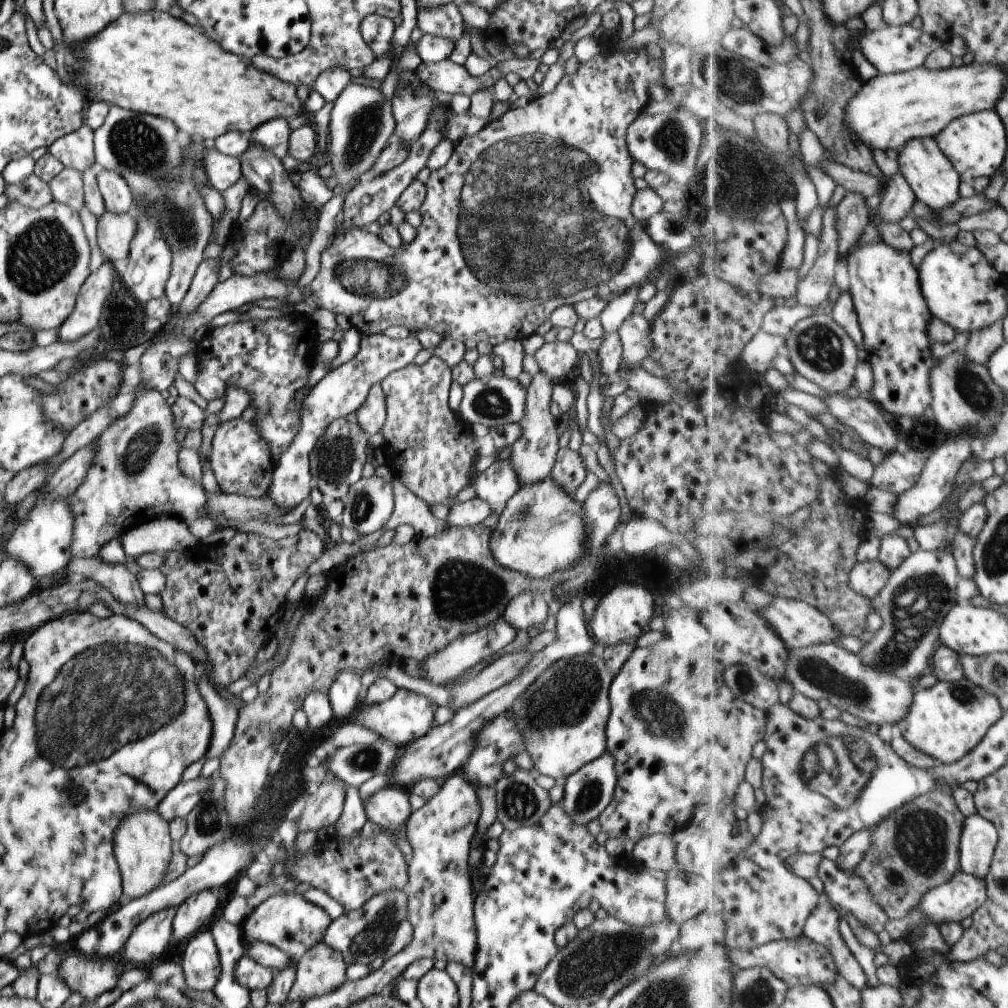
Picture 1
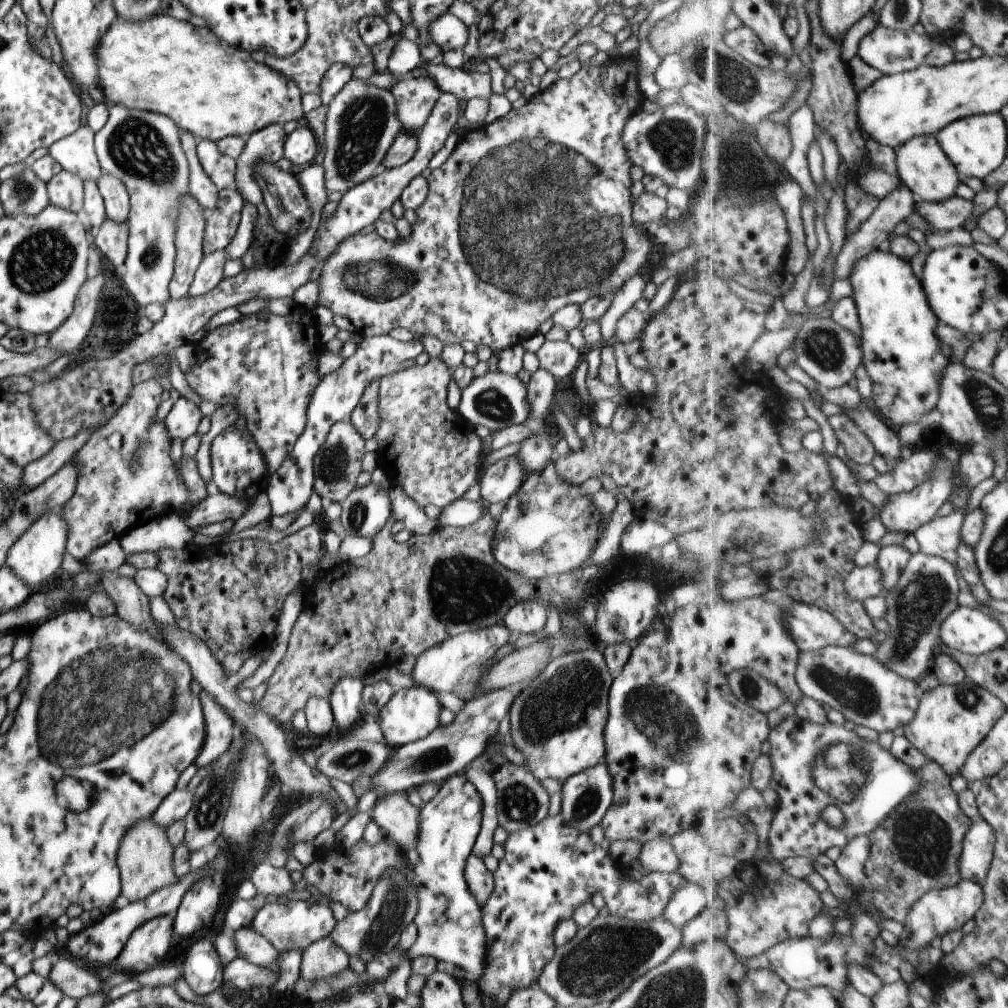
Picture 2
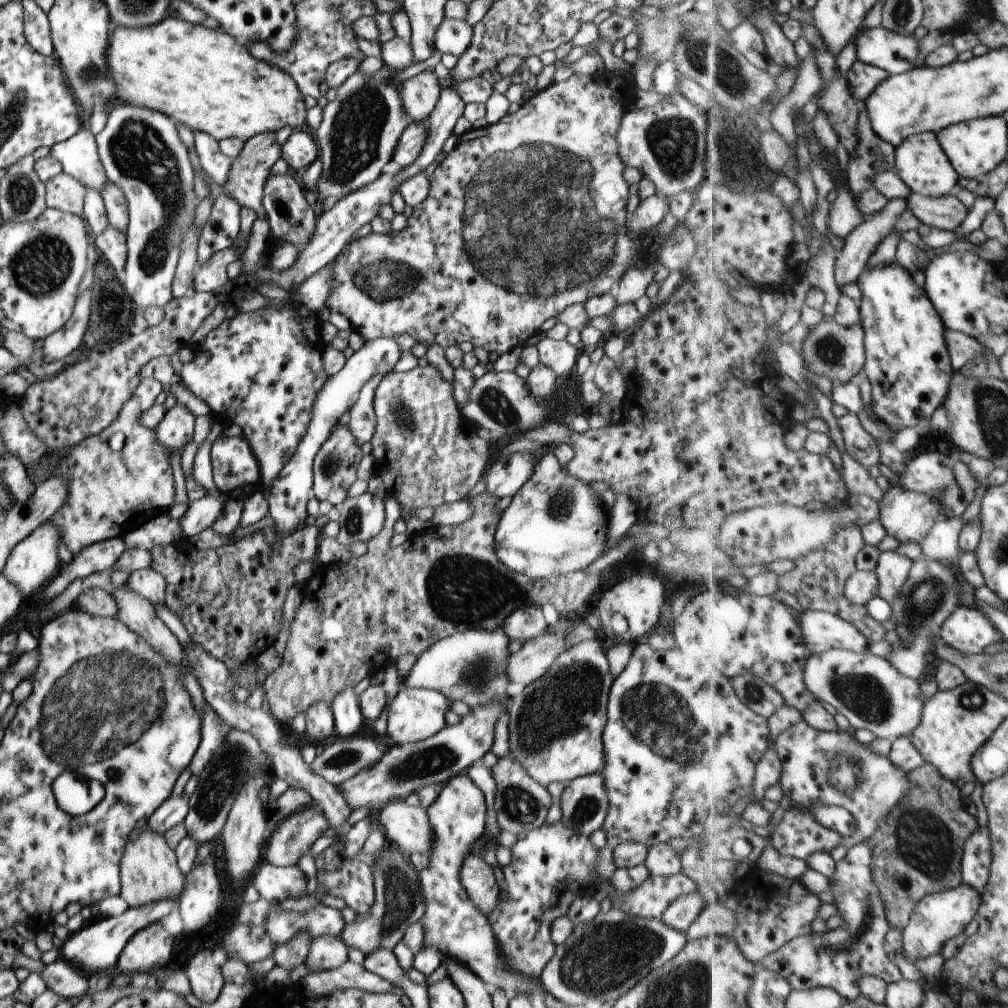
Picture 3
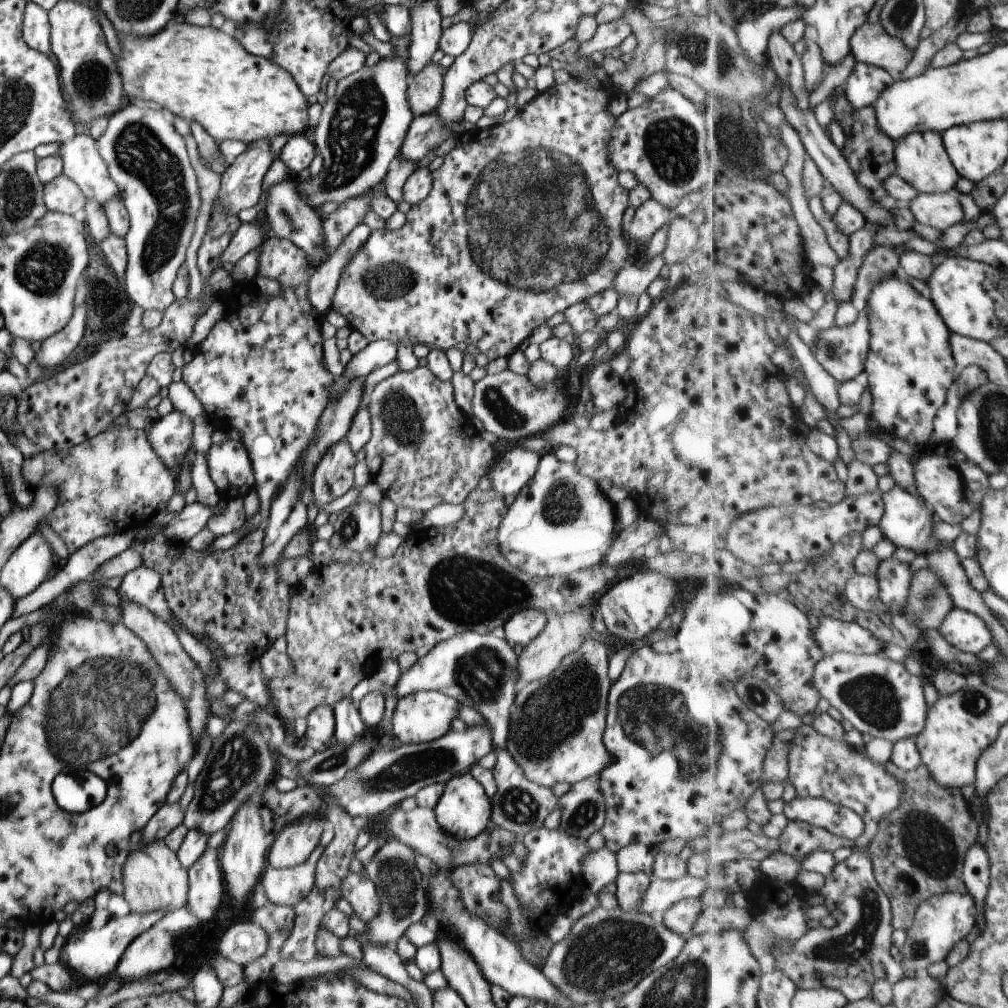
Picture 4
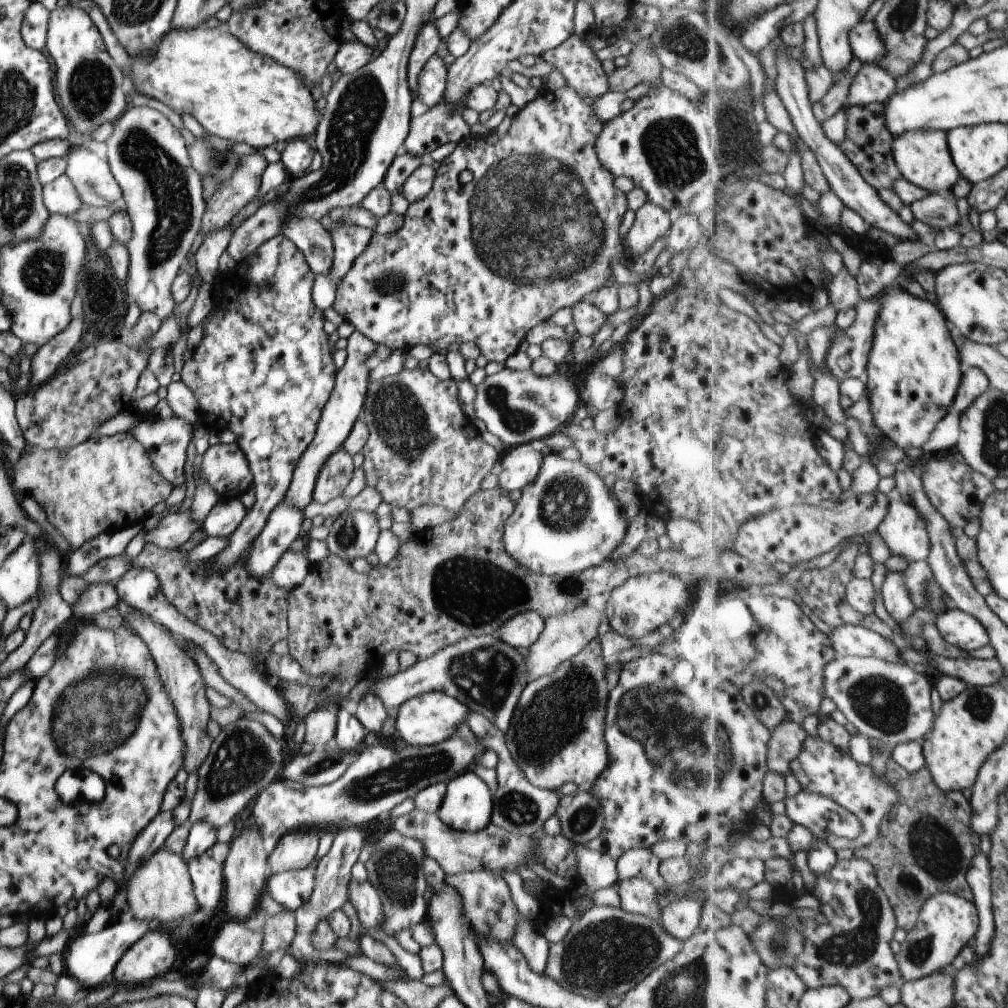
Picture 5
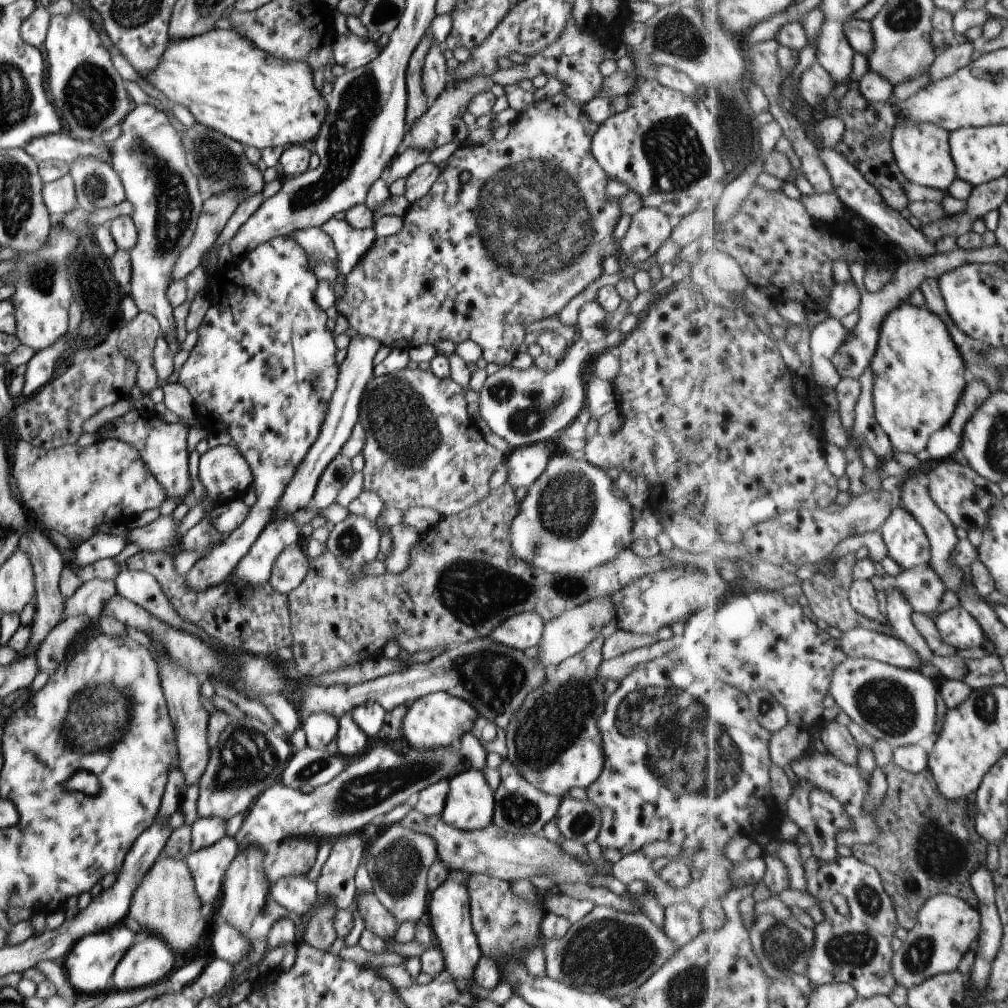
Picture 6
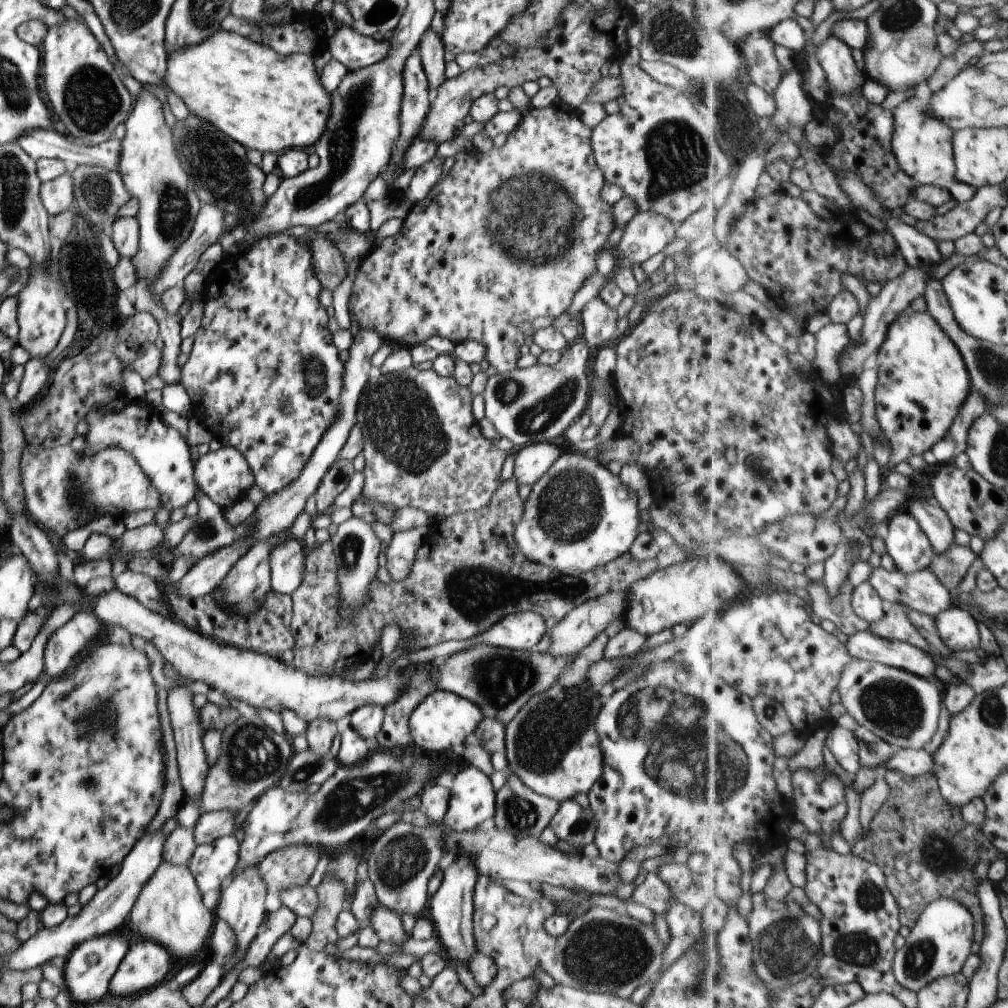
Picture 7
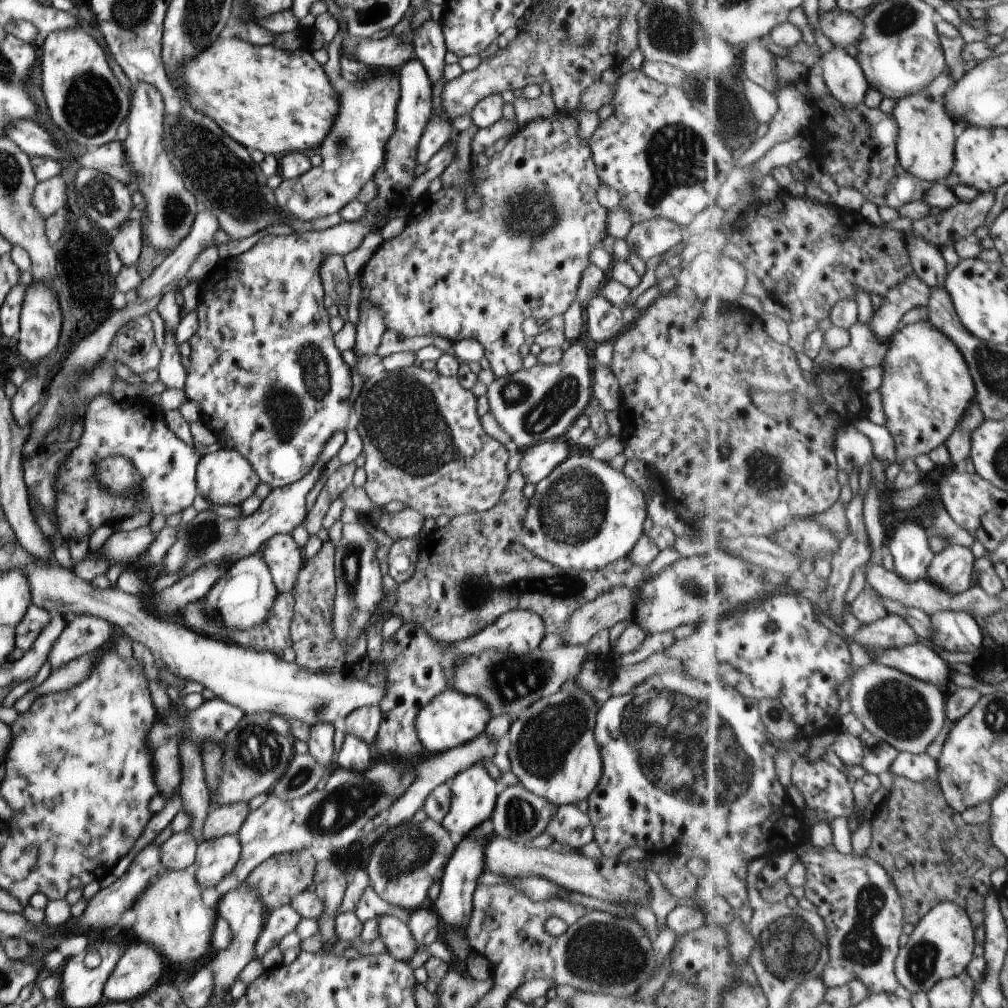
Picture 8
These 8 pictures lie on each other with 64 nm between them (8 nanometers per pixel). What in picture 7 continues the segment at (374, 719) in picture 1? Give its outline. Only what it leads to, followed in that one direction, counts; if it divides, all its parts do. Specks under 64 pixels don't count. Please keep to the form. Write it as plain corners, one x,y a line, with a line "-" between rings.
433,691
423,702
419,702
419,706
415,706
407,724
415,749
433,755
446,753
447,756
458,758
463,750
465,737
477,728
481,720
483,714
471,700
447,691

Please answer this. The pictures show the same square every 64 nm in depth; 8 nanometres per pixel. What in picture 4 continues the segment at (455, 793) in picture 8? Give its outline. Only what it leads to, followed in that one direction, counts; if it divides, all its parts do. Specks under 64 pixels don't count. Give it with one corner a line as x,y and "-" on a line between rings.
467,772
450,778
444,784
443,792
432,812
435,822
439,824
443,832
455,836
457,840
467,840
483,832
486,824
490,822
489,801
483,787

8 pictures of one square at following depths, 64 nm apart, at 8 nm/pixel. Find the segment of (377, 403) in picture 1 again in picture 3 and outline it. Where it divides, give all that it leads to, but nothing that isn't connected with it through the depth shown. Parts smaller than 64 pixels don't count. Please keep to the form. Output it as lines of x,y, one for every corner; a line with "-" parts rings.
371,376
359,390
358,398
350,406
348,429
357,440
357,444
369,443
374,432
375,415
373,412
373,392
381,376

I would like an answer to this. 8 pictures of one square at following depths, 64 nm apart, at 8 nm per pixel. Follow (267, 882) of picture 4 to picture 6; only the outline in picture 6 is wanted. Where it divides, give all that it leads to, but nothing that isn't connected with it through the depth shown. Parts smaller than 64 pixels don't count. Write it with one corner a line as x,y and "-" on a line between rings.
307,875
279,878
268,889
268,894
279,906
297,916
303,916
311,910
311,906
315,906
315,893
316,885
307,880

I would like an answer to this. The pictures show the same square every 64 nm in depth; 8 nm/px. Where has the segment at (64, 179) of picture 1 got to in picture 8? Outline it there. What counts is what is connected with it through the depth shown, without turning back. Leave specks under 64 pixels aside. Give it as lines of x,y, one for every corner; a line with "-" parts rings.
59,175
49,178
49,180
37,182
33,186
31,204
42,218
47,218
59,209
63,209
65,202
67,202
65,182
59,178

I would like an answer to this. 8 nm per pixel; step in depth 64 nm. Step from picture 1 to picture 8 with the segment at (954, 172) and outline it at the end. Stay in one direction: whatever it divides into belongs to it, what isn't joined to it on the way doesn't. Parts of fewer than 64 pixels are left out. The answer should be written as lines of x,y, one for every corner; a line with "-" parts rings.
913,95
899,99
892,115
899,124
897,150
905,170
927,182
947,180
955,166
958,134
955,130
956,122
947,112
945,104
941,100

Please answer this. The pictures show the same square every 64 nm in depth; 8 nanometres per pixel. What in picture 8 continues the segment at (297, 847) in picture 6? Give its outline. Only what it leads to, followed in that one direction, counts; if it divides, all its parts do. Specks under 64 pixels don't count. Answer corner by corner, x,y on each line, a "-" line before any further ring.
308,849
294,852
293,854
277,854
277,856
271,855
271,858
267,858
258,864
244,879
249,886
254,886
257,889
257,896
263,904
263,910
265,912
279,908
284,904
289,904
289,900
303,892
313,880
313,868
315,866
315,860
311,856
311,852

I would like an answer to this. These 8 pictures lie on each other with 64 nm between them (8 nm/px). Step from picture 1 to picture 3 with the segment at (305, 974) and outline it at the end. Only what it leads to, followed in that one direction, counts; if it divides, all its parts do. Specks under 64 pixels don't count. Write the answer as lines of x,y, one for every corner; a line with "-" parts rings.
325,935
312,939
304,963
311,968
311,973
314,973
337,968
345,961
347,961
345,944
338,936

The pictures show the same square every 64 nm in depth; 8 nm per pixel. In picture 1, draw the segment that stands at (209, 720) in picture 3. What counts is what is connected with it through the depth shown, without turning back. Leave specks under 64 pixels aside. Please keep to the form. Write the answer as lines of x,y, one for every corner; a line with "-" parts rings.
204,673
197,675
196,679
199,696
203,697
205,706
207,706
207,714
211,721
211,740
203,760
209,758
221,758
221,754
225,752
225,748
229,746
231,737
233,736
235,721
237,720
237,710
235,706
219,696
213,686
207,681

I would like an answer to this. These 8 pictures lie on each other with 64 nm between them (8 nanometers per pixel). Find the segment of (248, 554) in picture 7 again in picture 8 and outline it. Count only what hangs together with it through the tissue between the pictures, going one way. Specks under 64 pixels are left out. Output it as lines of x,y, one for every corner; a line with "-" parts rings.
253,554
241,558
226,568
225,574
211,586
207,594
199,600
203,614
211,618
211,622
219,622
223,630
251,630
255,626
263,626
271,616
271,606
277,598
278,591
271,580
271,575
261,554

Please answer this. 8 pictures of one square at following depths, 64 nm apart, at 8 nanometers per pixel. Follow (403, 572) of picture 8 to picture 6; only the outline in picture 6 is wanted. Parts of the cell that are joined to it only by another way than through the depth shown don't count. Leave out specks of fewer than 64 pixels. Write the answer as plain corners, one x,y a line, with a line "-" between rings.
398,523
388,528
390,548
384,559
384,566
391,574
401,574
409,564
409,550
415,546
422,532
416,528

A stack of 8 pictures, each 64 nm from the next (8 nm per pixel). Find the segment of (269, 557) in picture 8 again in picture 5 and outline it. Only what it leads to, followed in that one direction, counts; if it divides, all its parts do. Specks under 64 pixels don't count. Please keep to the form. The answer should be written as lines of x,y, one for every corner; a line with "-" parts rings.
287,550
270,570
269,580
273,586
290,591
305,578
310,567
311,563
301,552

